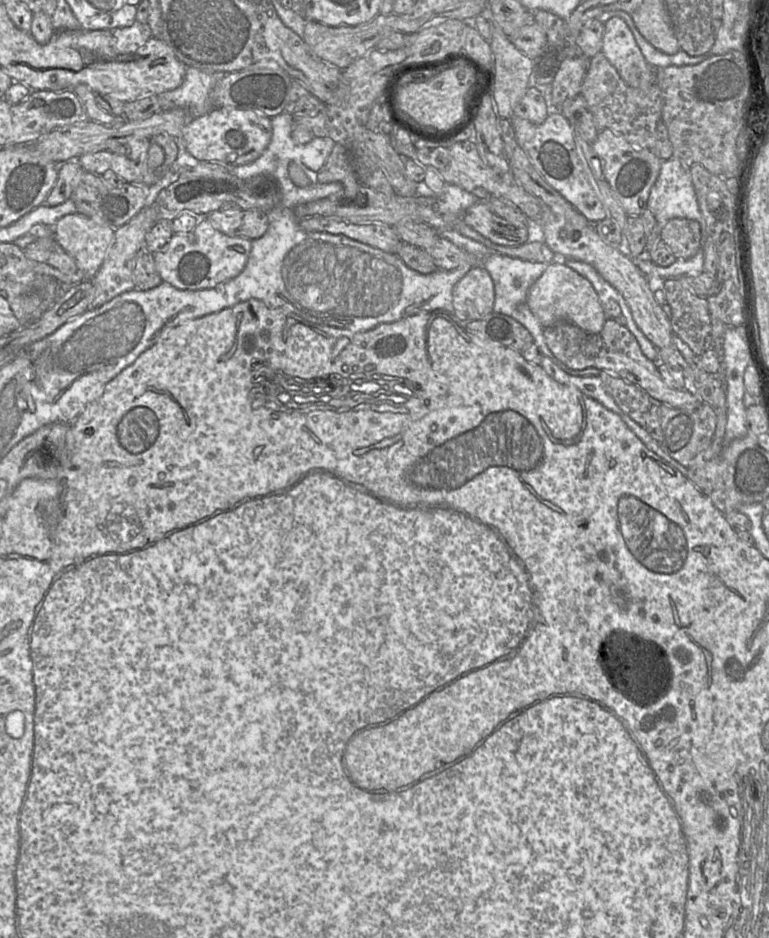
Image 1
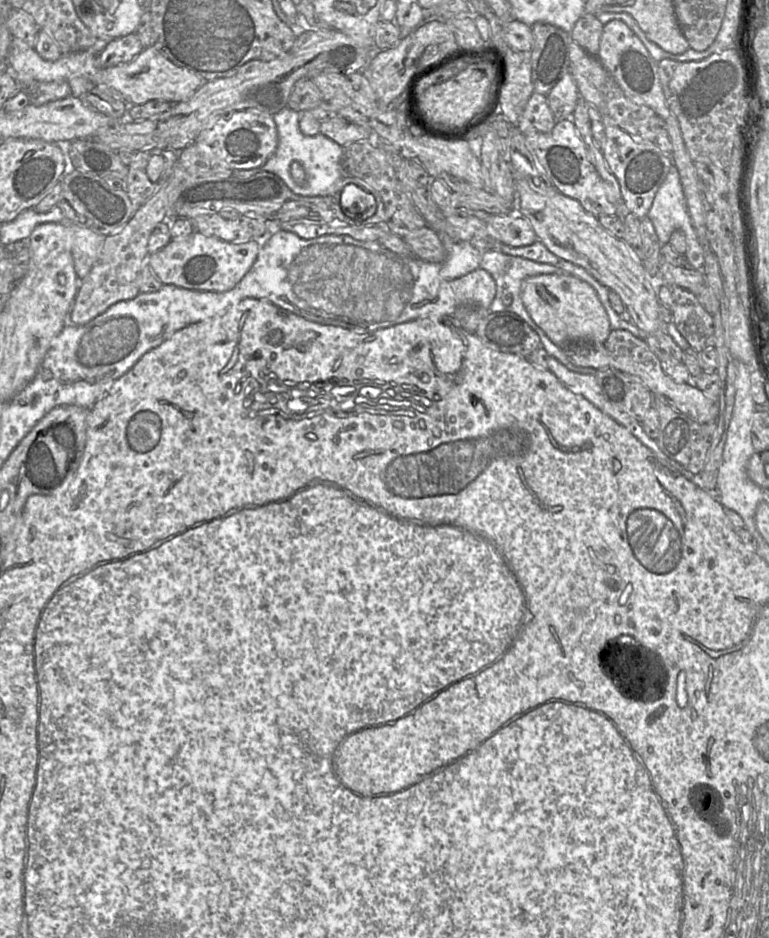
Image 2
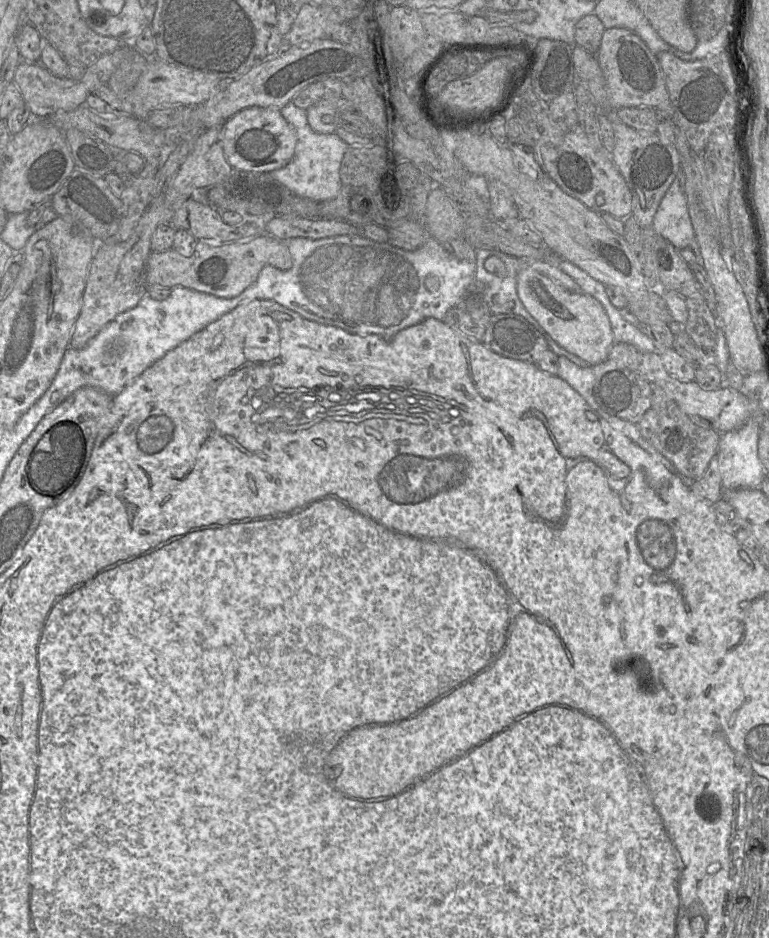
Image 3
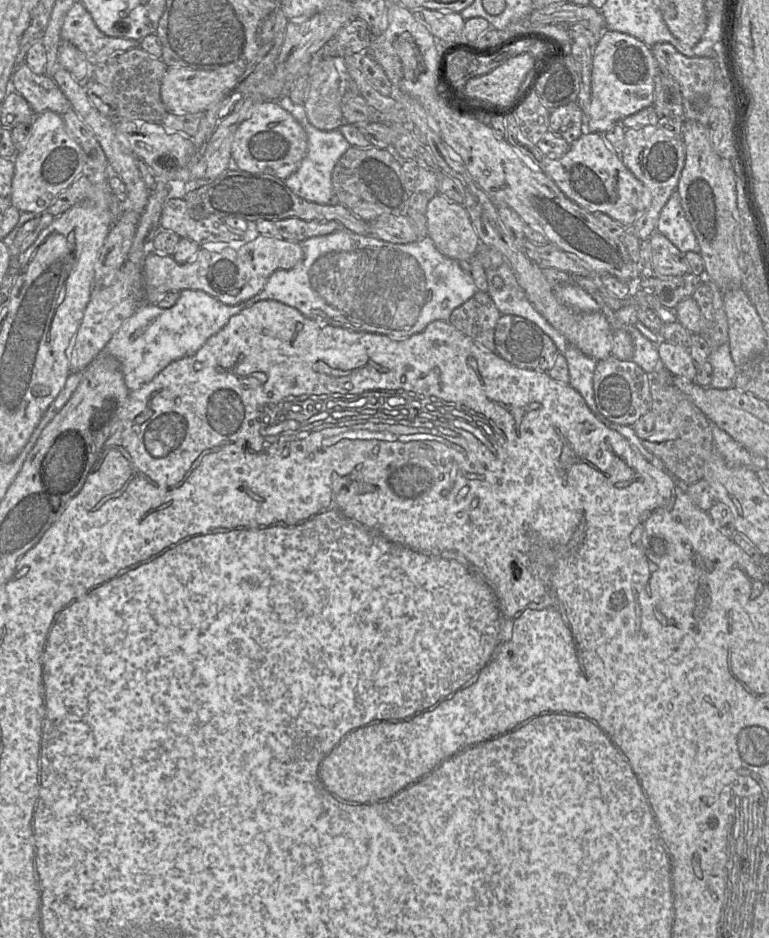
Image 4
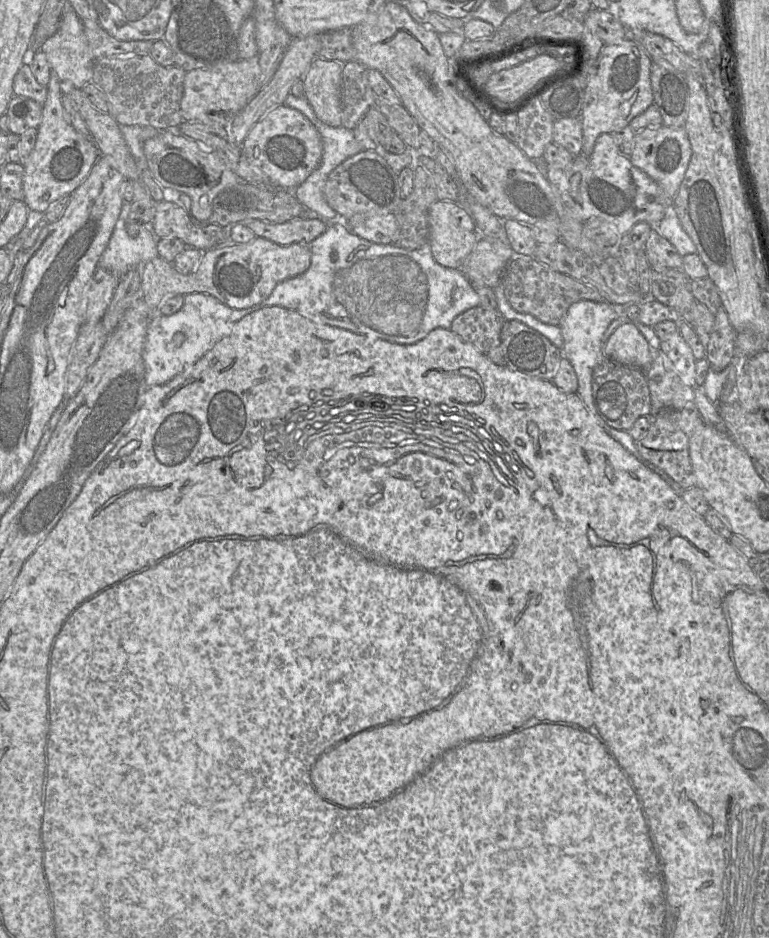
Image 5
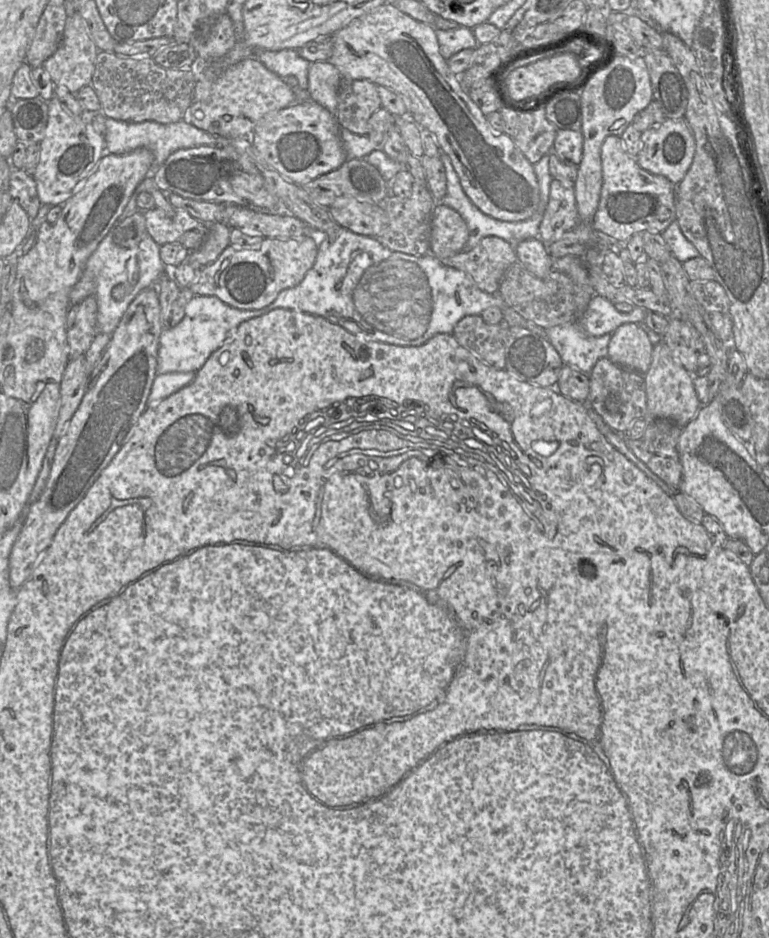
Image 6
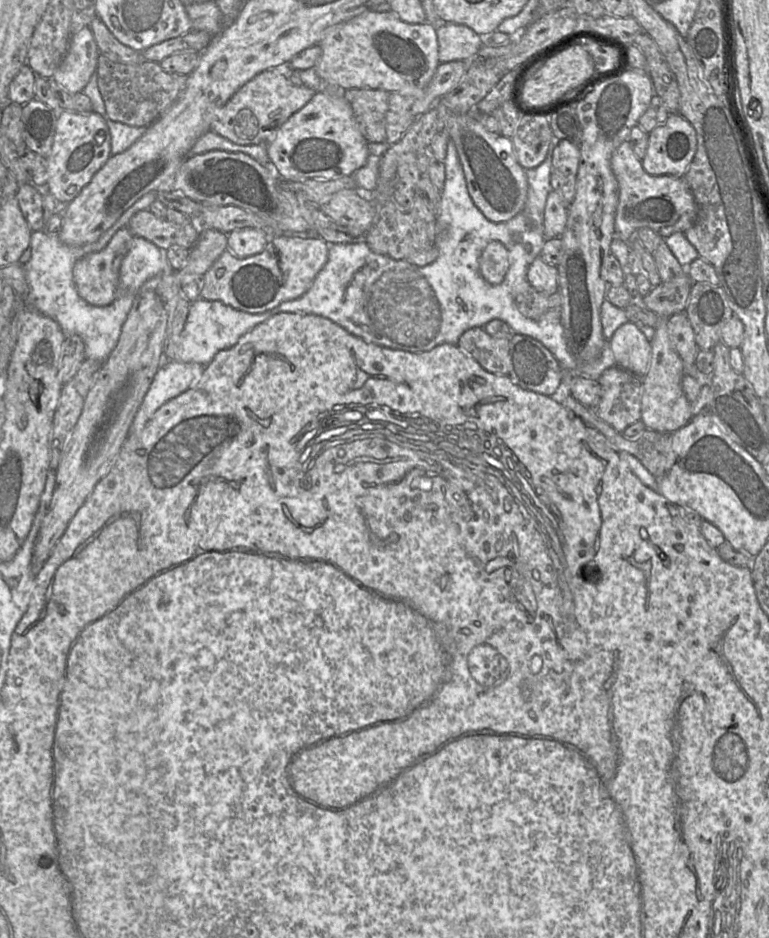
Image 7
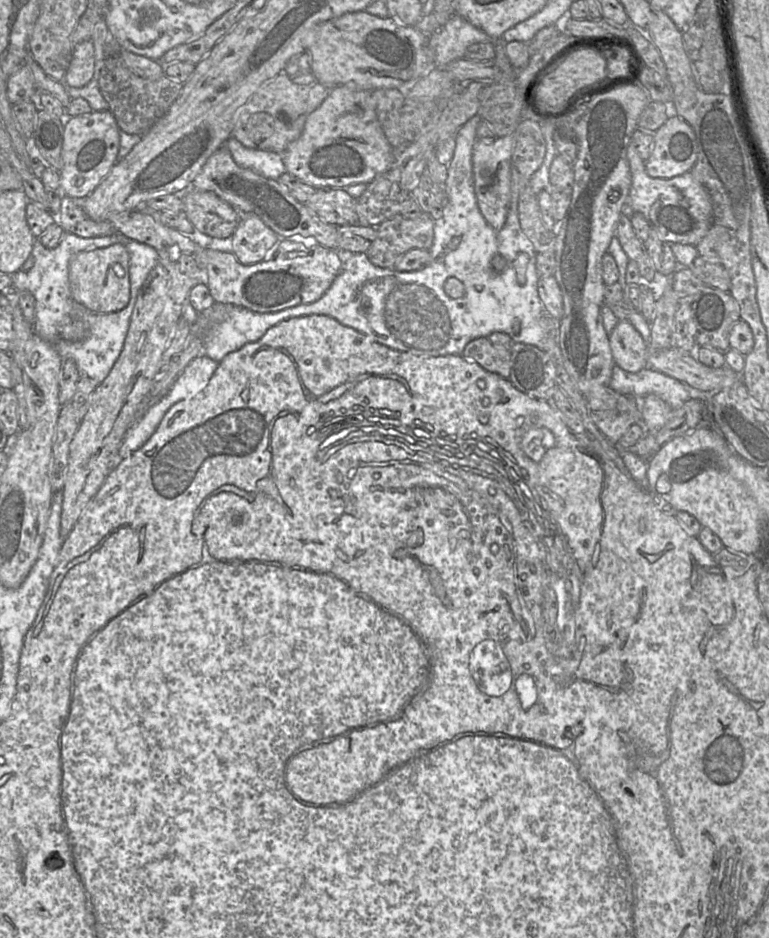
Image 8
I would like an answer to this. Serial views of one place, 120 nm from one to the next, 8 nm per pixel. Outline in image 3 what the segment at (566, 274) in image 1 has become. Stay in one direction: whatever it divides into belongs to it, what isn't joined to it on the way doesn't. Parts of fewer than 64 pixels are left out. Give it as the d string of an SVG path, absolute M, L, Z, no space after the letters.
M525 267L517 275L517 293L525 309L563 349L589 366L604 362L615 343L610 320L602 304L586 293L570 292L549 277Z

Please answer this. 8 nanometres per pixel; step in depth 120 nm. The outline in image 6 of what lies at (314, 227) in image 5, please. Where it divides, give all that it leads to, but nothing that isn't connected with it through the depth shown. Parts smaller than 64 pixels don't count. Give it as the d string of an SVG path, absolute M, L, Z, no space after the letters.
M226 205L223 211L223 223L230 228L238 228L250 236L275 239L309 236L310 229L290 213L271 214L237 205Z

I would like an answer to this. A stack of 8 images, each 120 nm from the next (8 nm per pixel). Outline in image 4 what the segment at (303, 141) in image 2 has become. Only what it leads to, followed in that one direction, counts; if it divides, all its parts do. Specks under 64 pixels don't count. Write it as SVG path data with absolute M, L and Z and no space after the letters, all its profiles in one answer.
M289 96L279 101L280 106L289 112L304 128L307 134L307 153L298 169L284 180L287 187L298 197L308 202L322 205L337 205L338 200L332 186L332 171L341 156L351 147L343 134L338 130L322 131L308 120L304 105L293 103Z

